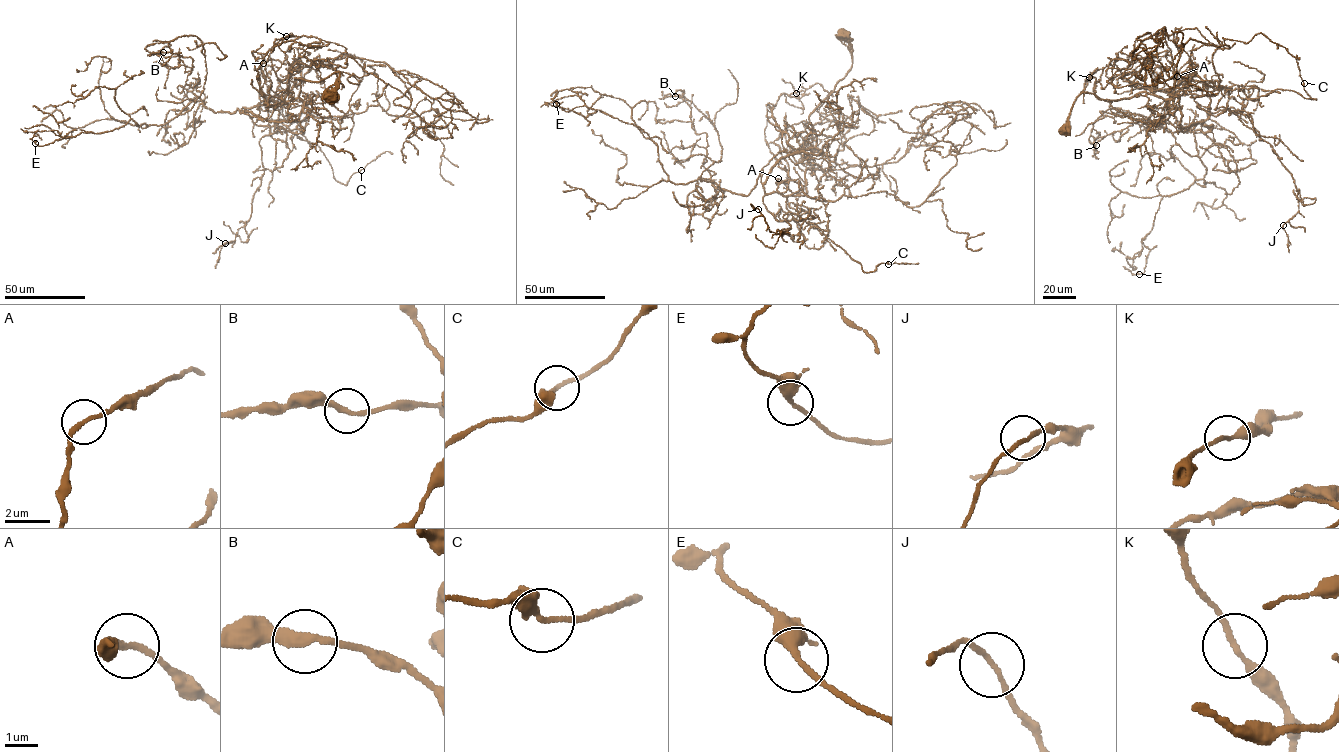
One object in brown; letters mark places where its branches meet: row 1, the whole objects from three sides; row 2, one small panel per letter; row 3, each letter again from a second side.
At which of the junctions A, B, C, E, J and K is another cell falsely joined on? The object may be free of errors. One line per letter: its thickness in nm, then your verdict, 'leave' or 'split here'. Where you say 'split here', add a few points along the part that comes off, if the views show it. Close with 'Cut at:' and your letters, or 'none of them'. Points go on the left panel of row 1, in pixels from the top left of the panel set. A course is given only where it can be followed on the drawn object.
A: calibre 190 nm; leave
B: calibre 260 nm; leave
C: calibre 280 nm; leave
E: calibre 240 nm; leave
J: calibre 130 nm; leave
K: calibre 180 nm; leave
Cut at: none of them

